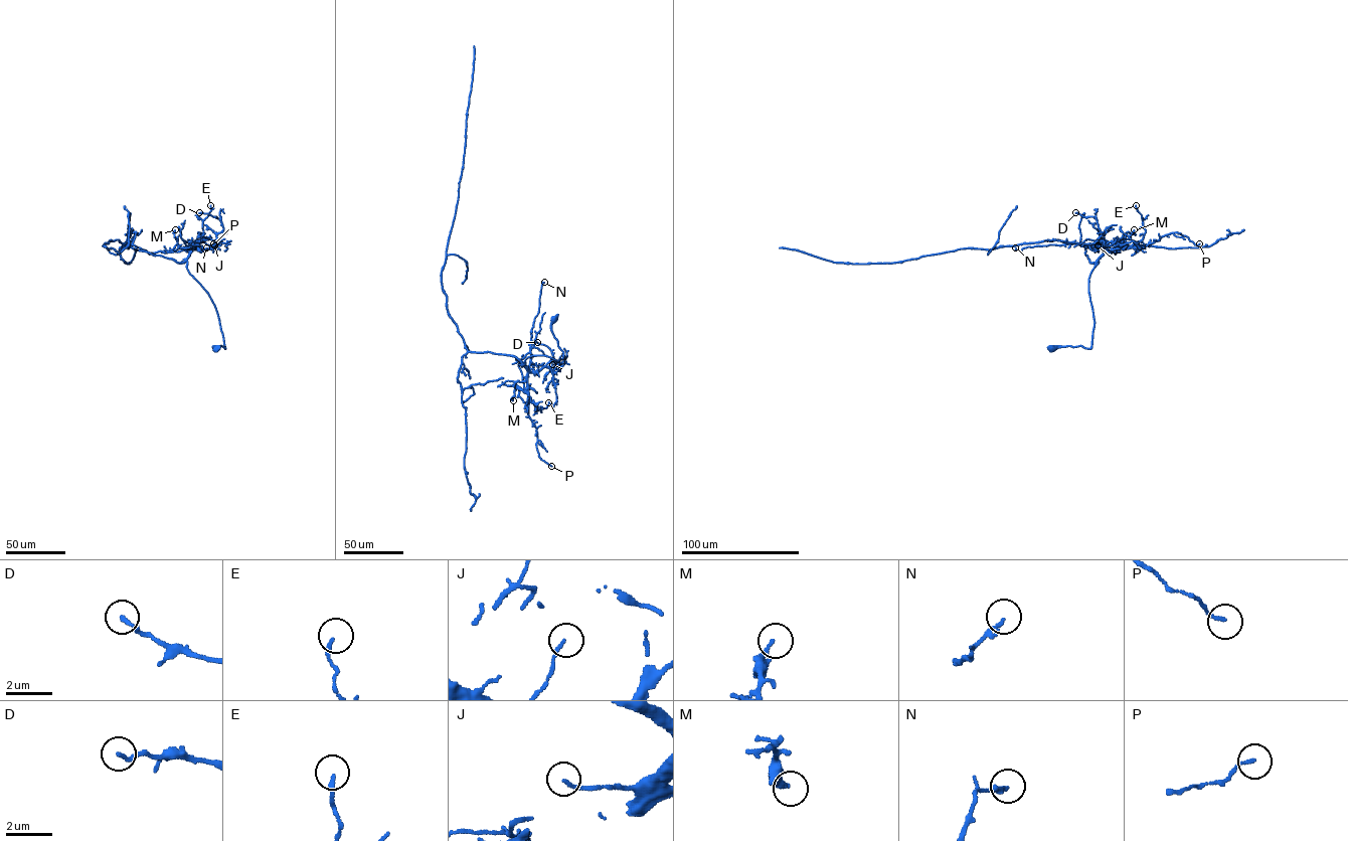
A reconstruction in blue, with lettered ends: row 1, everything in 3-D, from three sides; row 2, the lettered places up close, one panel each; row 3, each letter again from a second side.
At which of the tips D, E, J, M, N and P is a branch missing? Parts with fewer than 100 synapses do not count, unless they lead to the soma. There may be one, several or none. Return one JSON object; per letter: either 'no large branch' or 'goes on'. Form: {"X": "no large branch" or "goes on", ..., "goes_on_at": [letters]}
{"D": "no large branch", "E": "no large branch", "J": "no large branch", "M": "no large branch", "N": "no large branch", "P": "no large branch", "goes_on_at": []}

